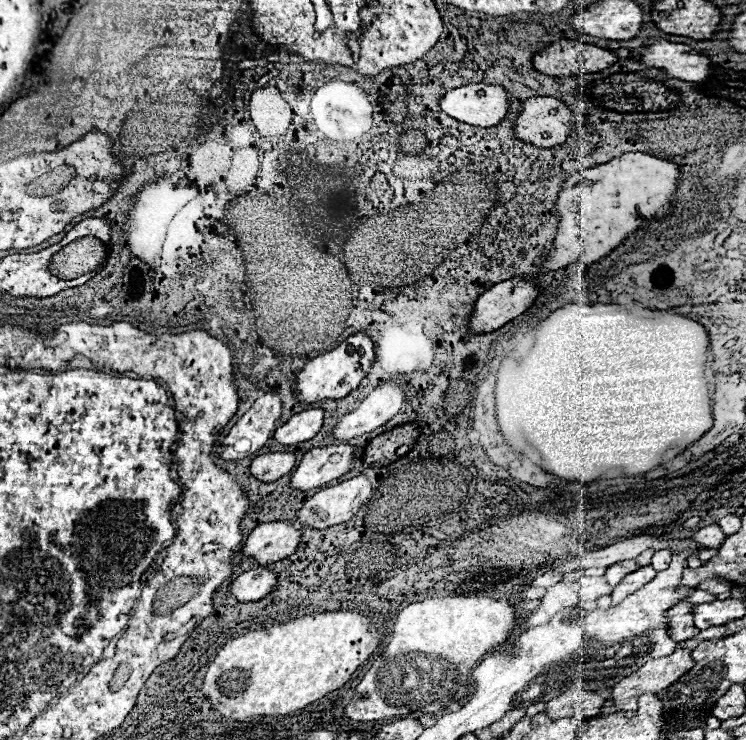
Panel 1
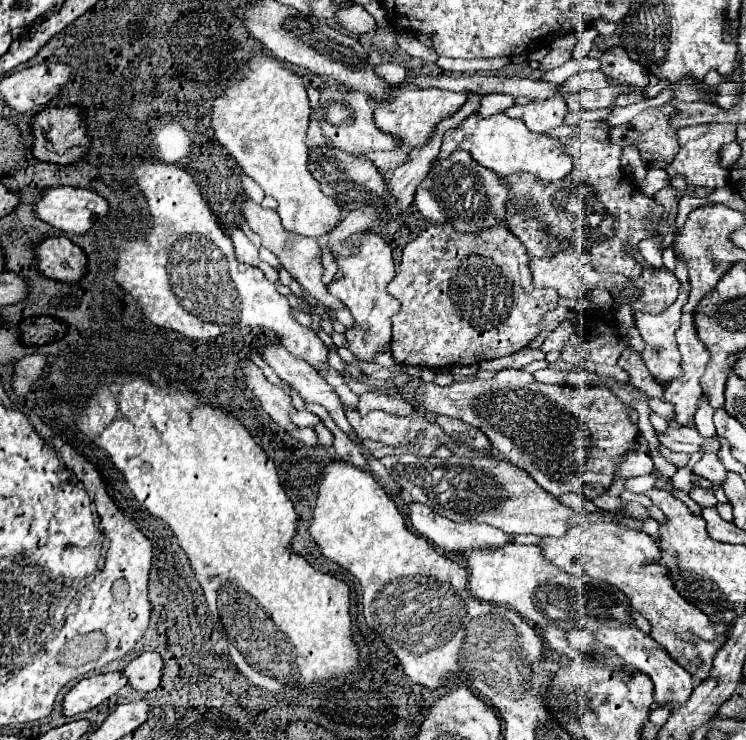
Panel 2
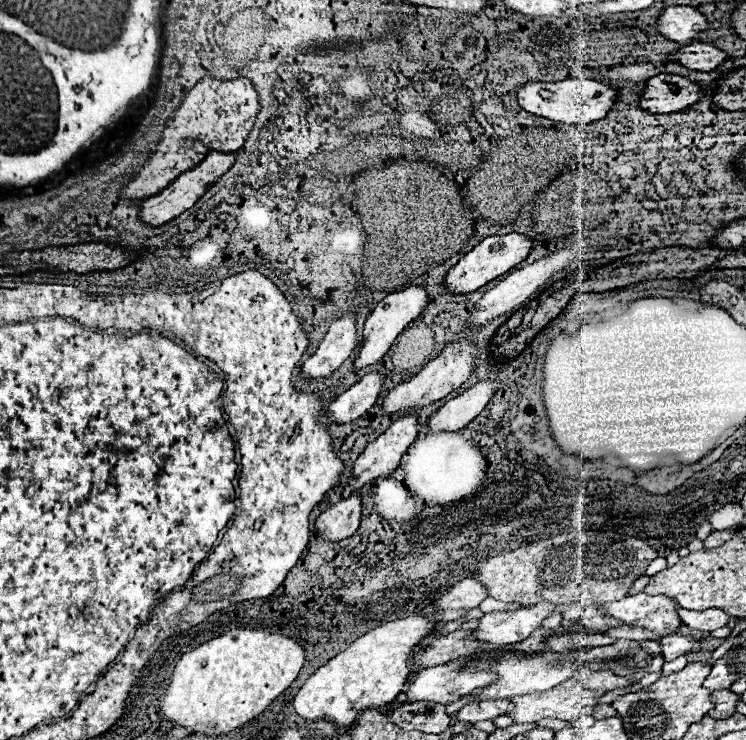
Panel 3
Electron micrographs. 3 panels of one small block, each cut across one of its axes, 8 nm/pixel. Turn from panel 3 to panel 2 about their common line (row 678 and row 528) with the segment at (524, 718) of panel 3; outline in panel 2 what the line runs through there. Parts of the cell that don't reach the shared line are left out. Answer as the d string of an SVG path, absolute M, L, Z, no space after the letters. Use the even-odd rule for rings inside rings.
M562 494L558 502L572 508L582 516L582 524L570 526L562 538L542 538L540 548L548 562L560 566L562 570L584 570L590 578L604 580L616 586L630 602L634 610L638 610L652 626L650 636L696 680L706 680L712 668L714 654L722 648L726 634L716 636L712 628L712 620L688 604L676 588L672 588L672 580L668 580L668 570L660 564L646 564L646 560L658 560L660 550L656 542L640 532L618 524L610 514L600 514L596 522L588 522L588 514L596 514L596 506L582 494Z

